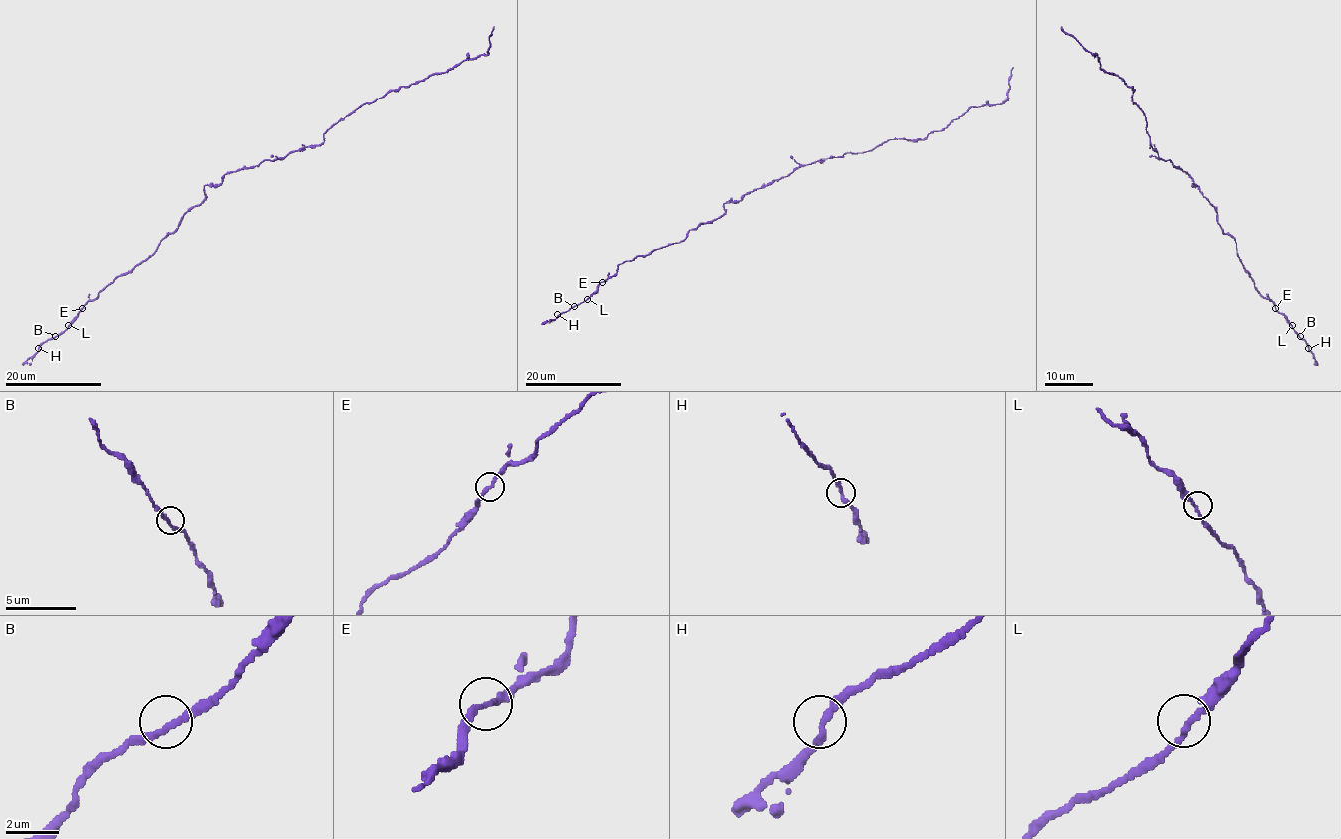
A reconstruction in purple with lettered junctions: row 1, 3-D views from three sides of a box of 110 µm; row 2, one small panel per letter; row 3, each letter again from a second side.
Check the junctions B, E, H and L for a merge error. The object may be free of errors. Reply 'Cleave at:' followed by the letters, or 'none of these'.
Cleave at: none of these

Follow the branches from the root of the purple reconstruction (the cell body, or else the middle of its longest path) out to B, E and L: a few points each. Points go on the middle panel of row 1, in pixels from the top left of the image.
B: (761, 188), (737, 202), (725, 202), (719, 218), (690, 230), (682, 242), (622, 261), (574, 306)
E: (761, 188), (737, 202), (725, 202), (719, 218), (690, 230), (682, 242), (622, 261), (602, 282)
L: (761, 188), (737, 202), (725, 202), (719, 218), (690, 230), (682, 242), (622, 261), (587, 299)

